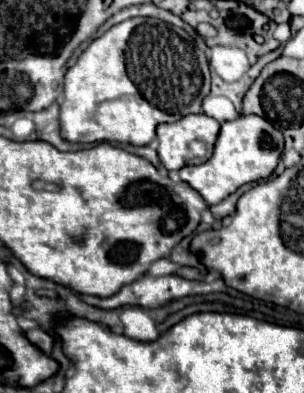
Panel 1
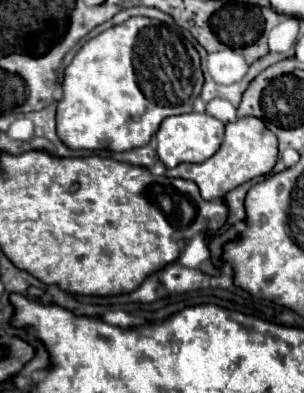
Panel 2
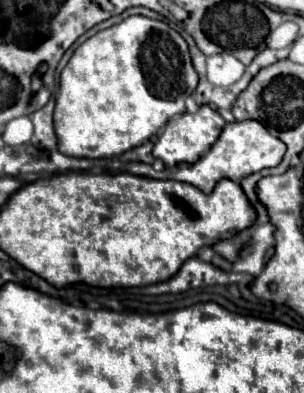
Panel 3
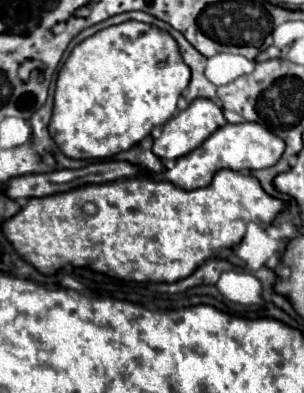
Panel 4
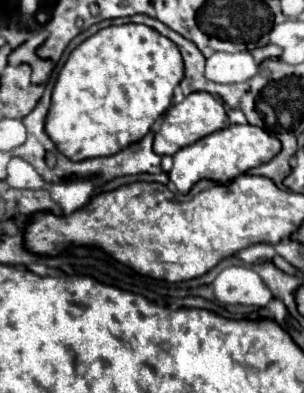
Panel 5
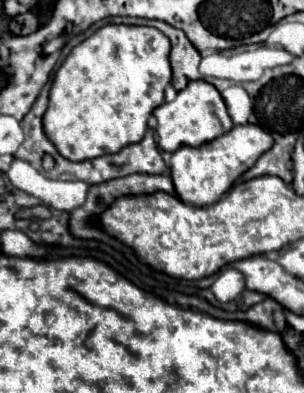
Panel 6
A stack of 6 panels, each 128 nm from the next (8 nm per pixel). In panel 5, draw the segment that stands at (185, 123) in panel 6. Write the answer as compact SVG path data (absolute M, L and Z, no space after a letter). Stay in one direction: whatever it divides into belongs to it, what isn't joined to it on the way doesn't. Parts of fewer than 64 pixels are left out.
M194 92L194 94L186 96L182 104L176 104L166 112L162 128L154 138L154 152L160 156L164 156L164 154L174 156L184 146L190 146L190 144L198 142L200 138L204 138L216 130L222 130L226 126L230 126L230 120L226 116L224 106L208 92Z

